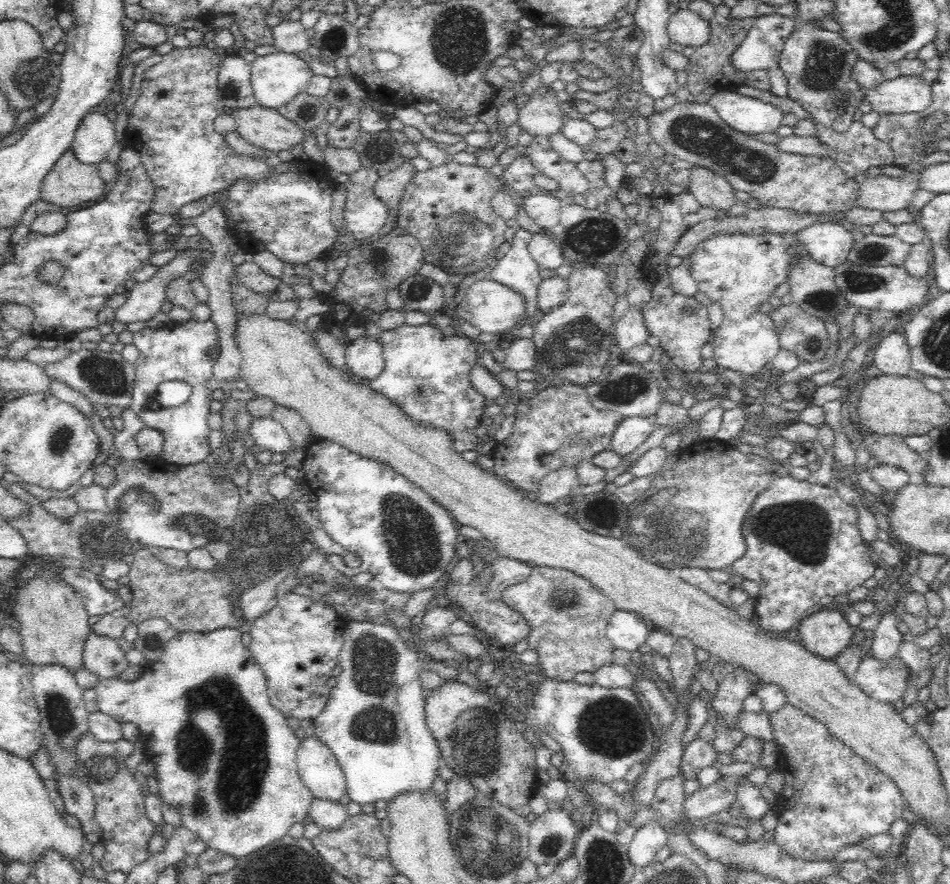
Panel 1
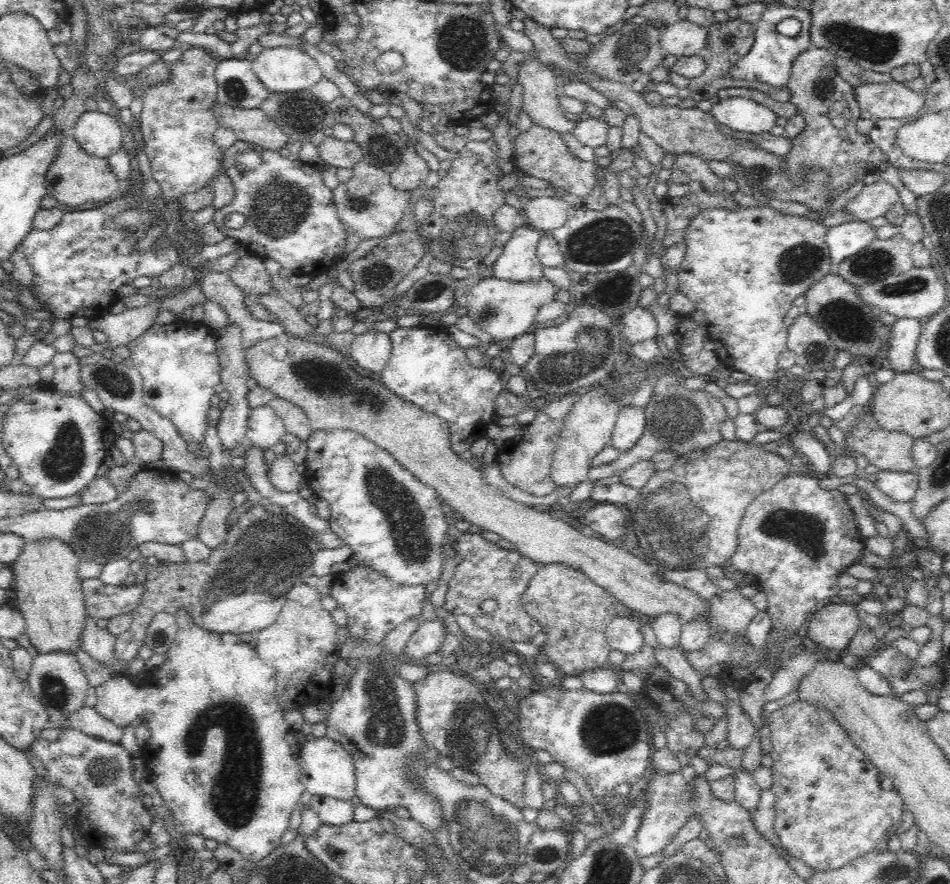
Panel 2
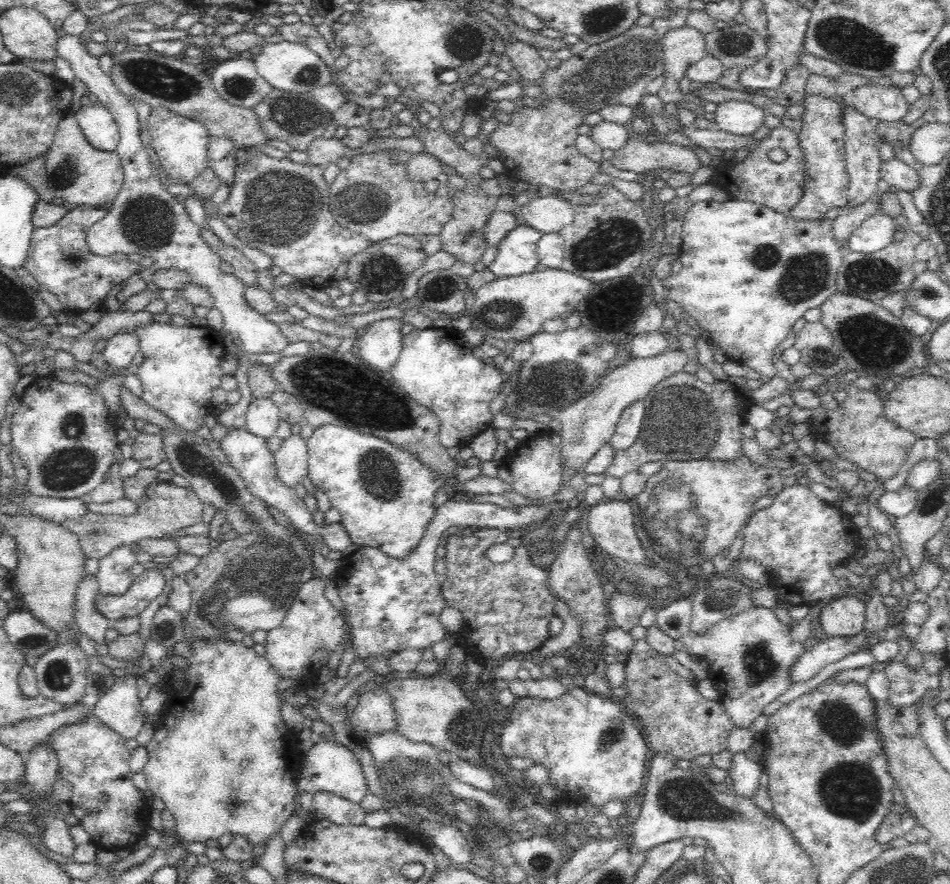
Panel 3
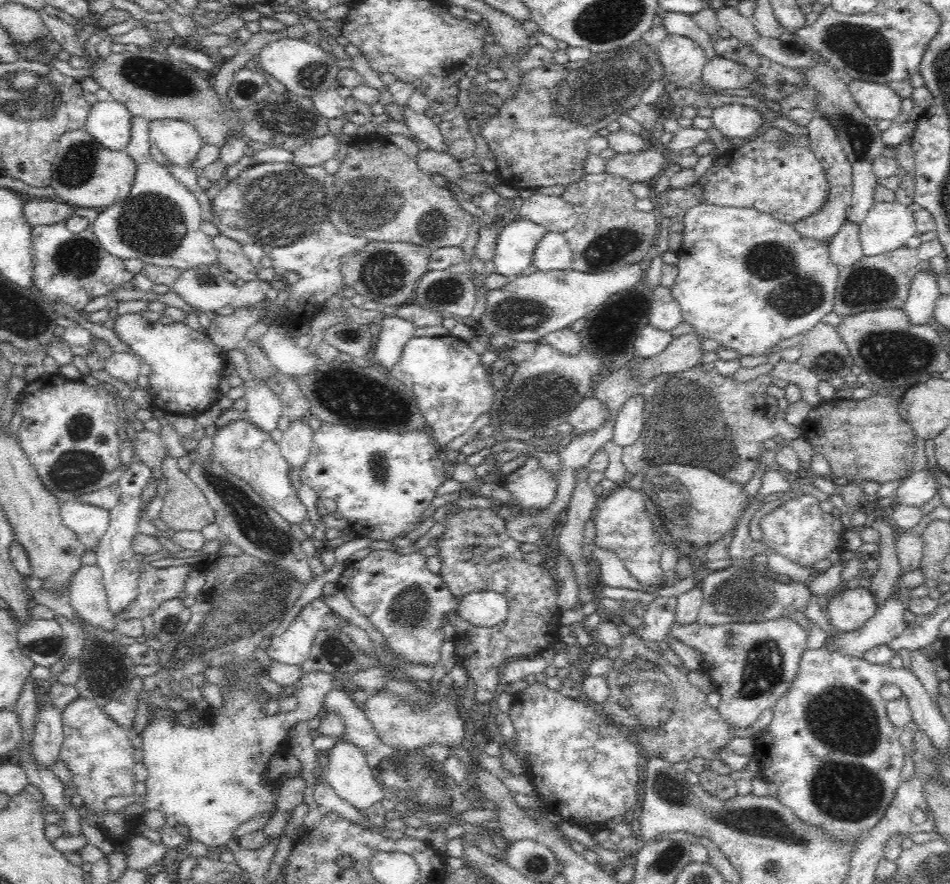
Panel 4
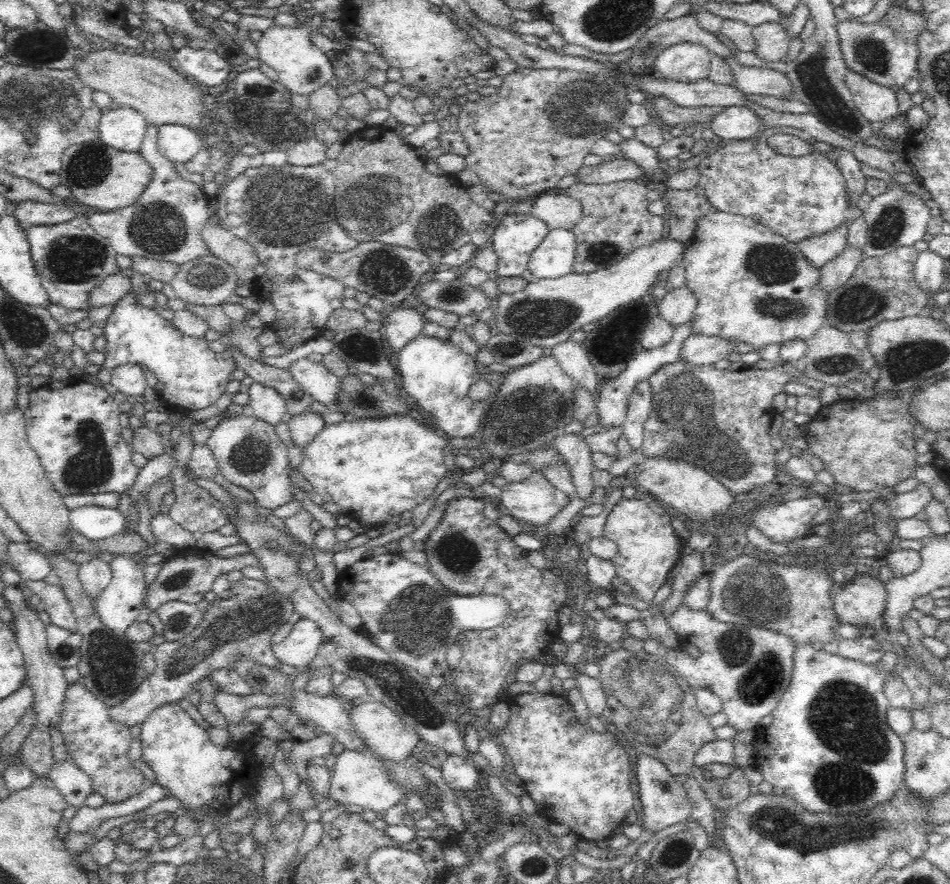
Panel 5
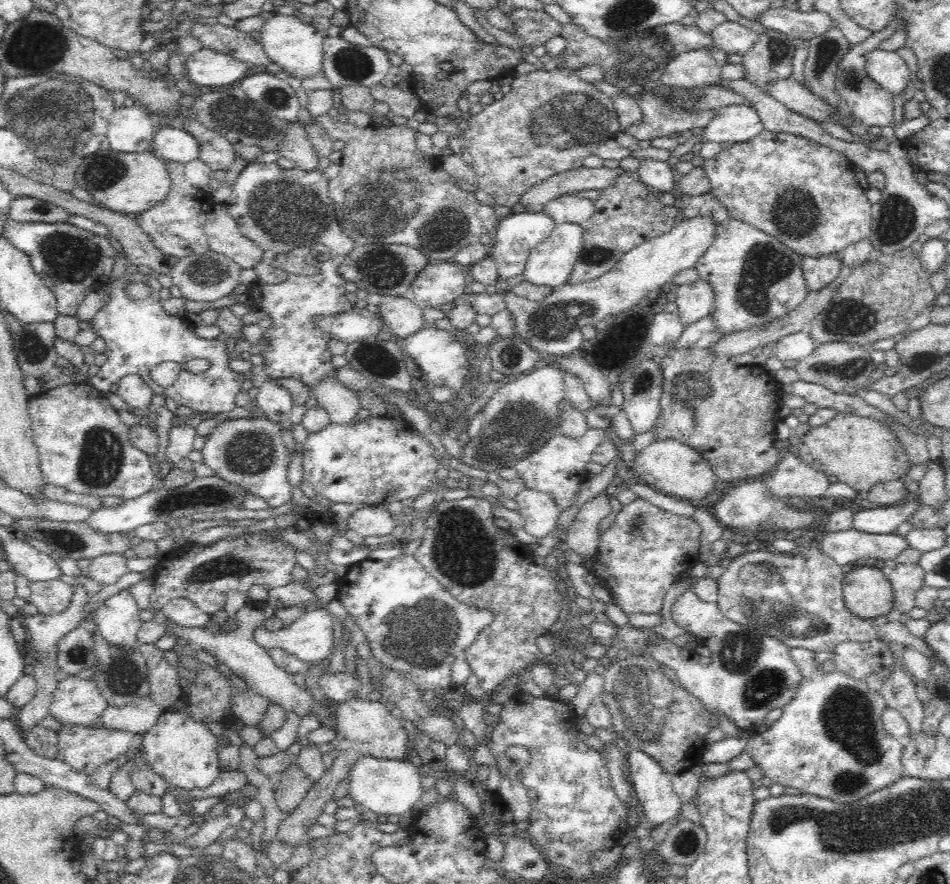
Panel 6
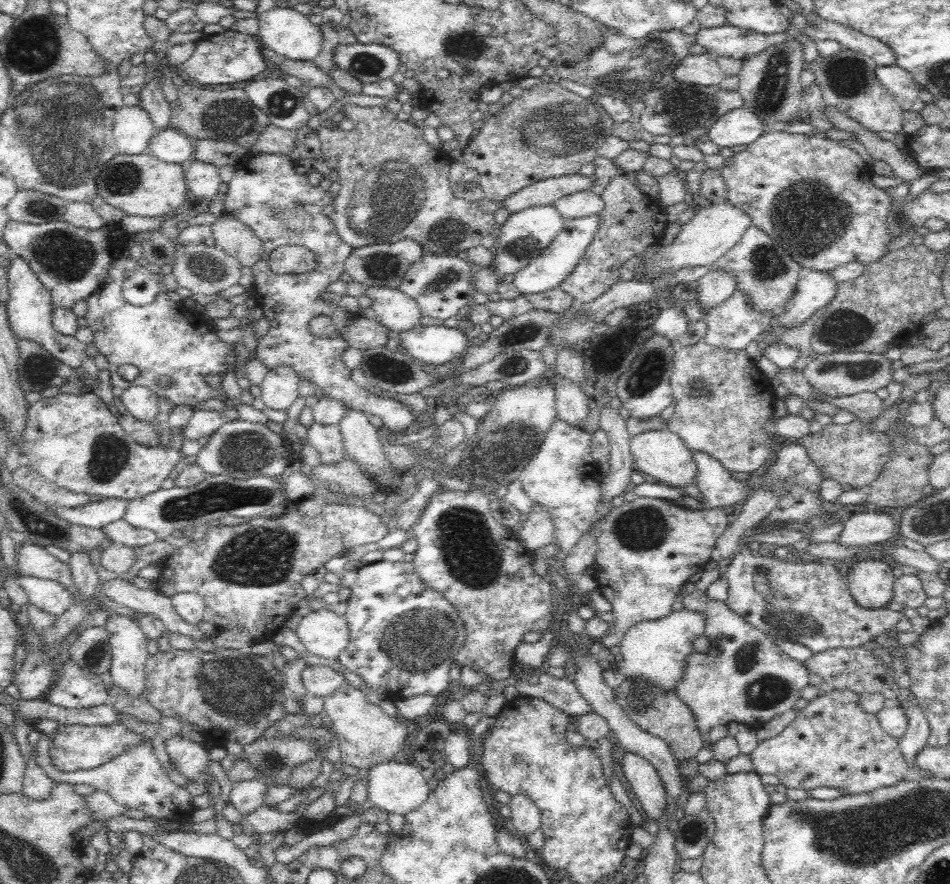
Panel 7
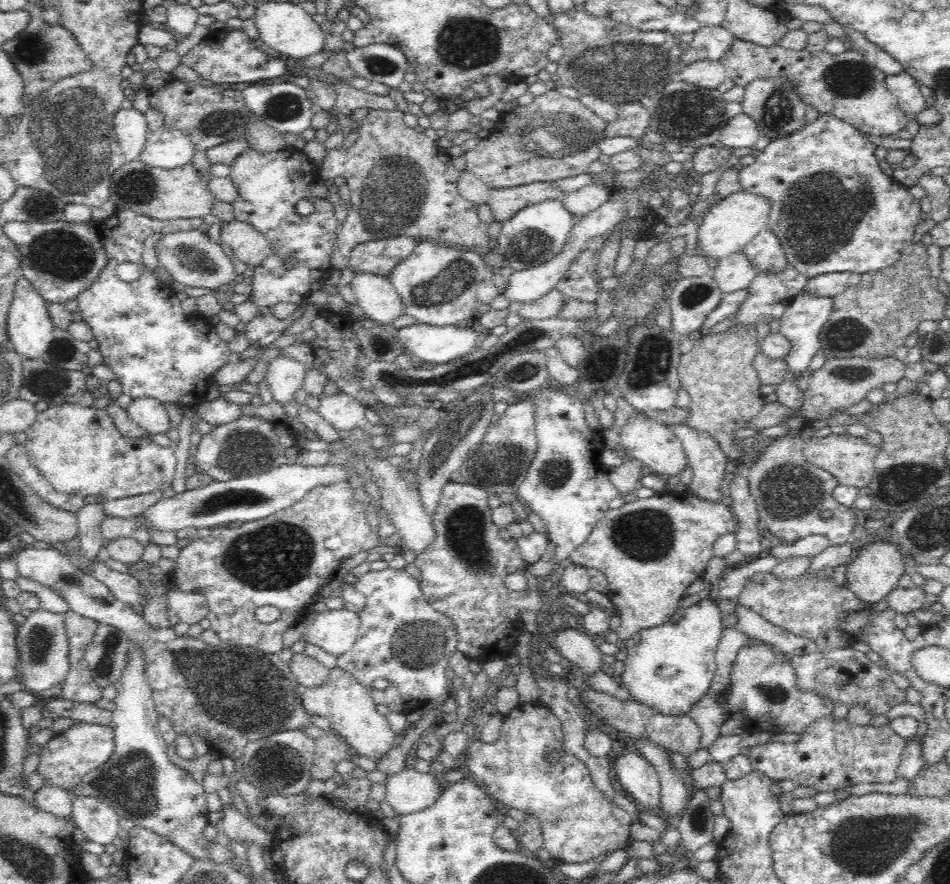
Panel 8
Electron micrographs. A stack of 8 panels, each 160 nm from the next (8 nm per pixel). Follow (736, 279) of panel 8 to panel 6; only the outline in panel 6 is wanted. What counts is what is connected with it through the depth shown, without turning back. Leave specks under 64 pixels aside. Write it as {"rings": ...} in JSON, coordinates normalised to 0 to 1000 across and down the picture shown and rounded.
{"rings":[[[736,314],[708,327],[713,329],[715,361],[721,369],[735,364],[754,351],[754,329],[751,321],[744,317]]]}

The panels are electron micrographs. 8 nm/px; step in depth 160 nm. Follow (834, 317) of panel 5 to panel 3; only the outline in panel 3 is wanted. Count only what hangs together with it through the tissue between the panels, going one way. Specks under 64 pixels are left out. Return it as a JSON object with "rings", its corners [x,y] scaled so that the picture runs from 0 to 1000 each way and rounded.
{"rings":[[[948,256],[948,258],[952,259],[953,268],[947,274],[936,276],[933,281],[918,287],[899,284],[888,287],[879,319],[880,329],[928,345],[928,339],[933,335],[956,328],[962,318],[963,283],[973,269],[960,262],[957,256]]]}

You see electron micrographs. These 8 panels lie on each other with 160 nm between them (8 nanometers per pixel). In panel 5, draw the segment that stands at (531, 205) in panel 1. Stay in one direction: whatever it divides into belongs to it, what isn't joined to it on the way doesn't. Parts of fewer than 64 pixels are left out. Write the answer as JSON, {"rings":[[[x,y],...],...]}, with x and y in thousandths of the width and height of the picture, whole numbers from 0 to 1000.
{"rings":[[[572,219],[561,229],[559,243],[572,249],[579,259],[603,259],[613,247],[613,230],[596,221]]]}

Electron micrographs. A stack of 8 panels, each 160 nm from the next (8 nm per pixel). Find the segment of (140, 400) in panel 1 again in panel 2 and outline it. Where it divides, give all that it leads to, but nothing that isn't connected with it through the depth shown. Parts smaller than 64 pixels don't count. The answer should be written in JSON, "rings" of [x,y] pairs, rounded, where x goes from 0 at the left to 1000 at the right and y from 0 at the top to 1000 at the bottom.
{"rings":[[[188,362],[176,368],[162,365],[142,387],[142,391],[138,391],[137,412],[149,429],[151,456],[168,471],[177,473],[198,501],[199,508],[206,509],[215,498],[219,480],[217,468],[222,462],[221,450],[226,446],[225,438],[233,432],[227,377],[213,364]]]}

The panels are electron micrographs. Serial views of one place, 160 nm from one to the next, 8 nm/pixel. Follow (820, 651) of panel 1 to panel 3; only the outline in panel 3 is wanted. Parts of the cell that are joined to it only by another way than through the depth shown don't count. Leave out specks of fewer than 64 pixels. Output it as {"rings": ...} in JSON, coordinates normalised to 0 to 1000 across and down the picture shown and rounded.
{"rings":[[[883,673],[864,689],[861,698],[872,721],[897,721],[909,714],[912,682],[899,673]]]}

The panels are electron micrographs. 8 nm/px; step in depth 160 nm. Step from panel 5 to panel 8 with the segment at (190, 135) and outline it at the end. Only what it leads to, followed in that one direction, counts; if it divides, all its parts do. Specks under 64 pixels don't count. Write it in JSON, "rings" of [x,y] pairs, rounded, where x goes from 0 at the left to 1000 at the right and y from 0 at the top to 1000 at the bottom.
{"rings":[[[183,144],[157,149],[146,183],[159,190],[182,192],[201,184],[204,164],[197,152]]]}

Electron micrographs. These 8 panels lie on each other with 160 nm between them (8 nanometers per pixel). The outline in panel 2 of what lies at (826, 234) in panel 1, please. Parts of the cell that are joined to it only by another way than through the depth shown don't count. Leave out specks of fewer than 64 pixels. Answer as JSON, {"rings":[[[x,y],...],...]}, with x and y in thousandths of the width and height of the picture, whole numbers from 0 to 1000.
{"rings":[[[892,250],[874,257],[869,266],[873,288],[878,299],[919,278],[924,271],[923,258],[909,250]]]}

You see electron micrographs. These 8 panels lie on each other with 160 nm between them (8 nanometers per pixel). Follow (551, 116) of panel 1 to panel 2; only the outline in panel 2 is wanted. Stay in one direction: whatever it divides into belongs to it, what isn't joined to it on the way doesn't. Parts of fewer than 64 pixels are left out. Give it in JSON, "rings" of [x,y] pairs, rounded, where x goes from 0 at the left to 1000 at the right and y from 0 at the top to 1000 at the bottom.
{"rings":[[[565,63],[545,74],[545,95],[549,98],[549,121],[556,126],[558,136],[589,152],[602,150],[608,137],[596,135],[588,120],[587,87]]]}

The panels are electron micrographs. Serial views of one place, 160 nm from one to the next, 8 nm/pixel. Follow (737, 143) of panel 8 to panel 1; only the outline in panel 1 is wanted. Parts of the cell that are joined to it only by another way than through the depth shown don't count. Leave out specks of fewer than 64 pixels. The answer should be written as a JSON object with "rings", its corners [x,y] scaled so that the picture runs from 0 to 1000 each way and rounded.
{"rings":[[[768,101],[753,105],[746,118],[762,140],[784,153],[816,149],[825,130],[816,119],[780,109]]]}

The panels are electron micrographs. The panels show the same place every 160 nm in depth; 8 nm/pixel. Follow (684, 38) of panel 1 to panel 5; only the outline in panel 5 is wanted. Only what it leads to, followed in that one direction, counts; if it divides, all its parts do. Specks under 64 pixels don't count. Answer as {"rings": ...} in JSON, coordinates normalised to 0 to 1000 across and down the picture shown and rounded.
{"rings":[[[714,50],[691,66],[691,85],[719,95],[745,89],[752,62],[737,50]]]}

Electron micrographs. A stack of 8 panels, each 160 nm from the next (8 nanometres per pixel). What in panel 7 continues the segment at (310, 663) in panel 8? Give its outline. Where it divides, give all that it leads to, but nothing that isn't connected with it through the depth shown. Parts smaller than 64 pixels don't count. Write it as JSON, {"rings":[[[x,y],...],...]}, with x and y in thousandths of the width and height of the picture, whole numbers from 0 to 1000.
{"rings":[[[324,752],[318,758],[317,768],[325,786],[341,788],[354,783],[363,766],[342,752]]]}

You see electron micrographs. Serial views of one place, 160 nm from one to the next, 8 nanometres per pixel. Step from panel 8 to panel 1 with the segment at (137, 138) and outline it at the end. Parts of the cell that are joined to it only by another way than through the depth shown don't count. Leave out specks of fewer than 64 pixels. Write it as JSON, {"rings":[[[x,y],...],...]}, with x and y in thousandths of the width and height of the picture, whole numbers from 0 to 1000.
{"rings":[[[93,128],[84,137],[75,170],[80,173],[84,184],[105,187],[122,163],[120,150],[120,136],[116,136],[112,129]]]}

